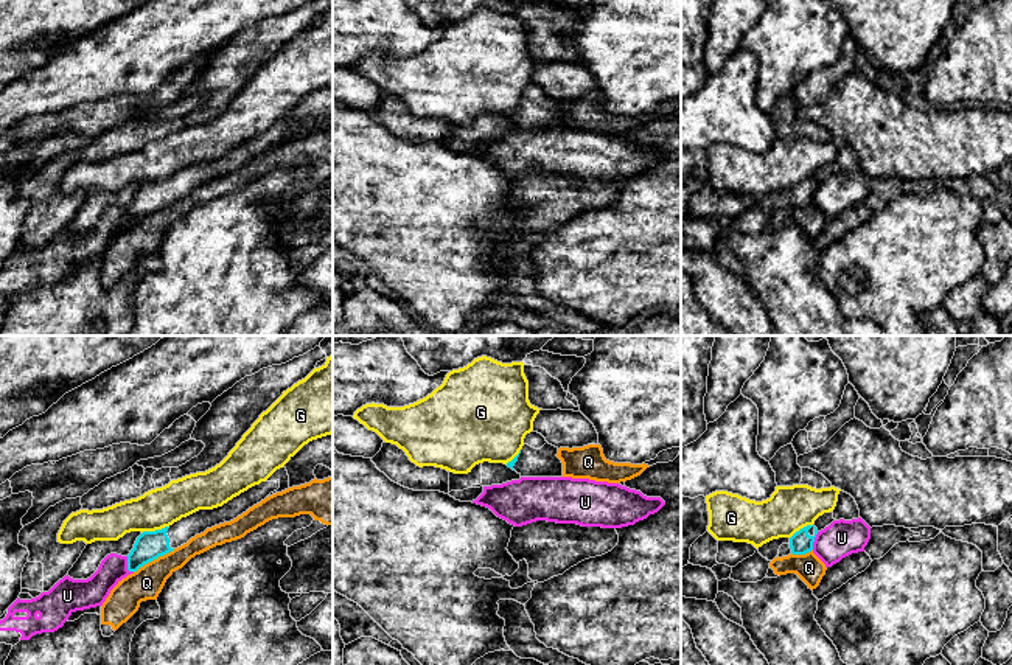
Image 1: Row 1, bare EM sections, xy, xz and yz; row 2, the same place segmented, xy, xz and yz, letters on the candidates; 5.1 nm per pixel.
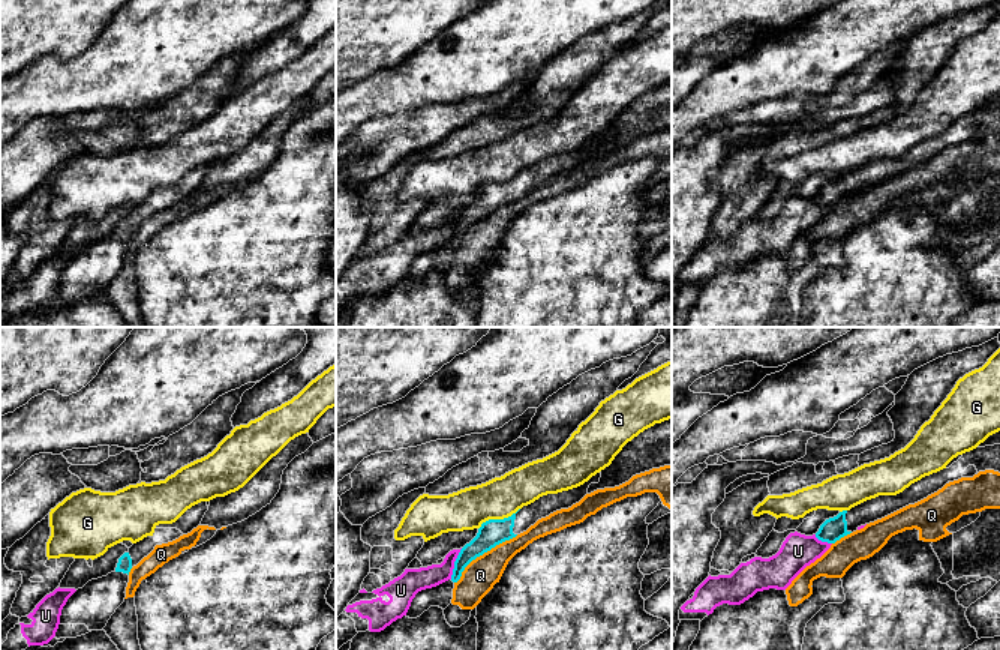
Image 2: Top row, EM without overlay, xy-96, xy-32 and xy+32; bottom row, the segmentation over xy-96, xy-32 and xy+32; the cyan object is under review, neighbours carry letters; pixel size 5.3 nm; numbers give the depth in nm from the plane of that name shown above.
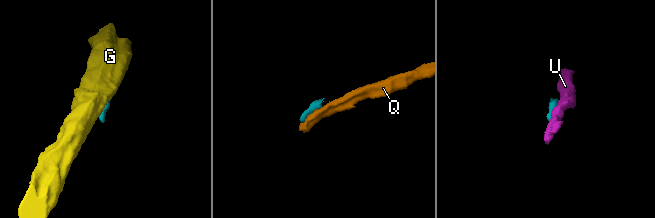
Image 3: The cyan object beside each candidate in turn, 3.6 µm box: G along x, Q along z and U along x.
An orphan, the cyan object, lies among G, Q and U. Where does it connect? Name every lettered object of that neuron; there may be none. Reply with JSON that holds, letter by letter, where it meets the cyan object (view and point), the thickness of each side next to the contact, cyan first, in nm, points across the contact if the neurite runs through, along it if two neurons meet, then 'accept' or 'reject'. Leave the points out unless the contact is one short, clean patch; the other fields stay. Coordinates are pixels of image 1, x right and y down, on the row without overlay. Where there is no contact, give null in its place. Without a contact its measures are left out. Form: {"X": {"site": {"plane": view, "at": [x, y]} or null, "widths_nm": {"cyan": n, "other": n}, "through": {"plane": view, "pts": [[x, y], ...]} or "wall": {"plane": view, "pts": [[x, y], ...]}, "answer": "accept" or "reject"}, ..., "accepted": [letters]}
{"G": {"site": {"plane": "xy", "at": [156, 182]}, "widths_nm": {"cyan": 150, "other": 200}, "wall": {"plane": "xy", "pts": [[168, 177], [142, 185]]}, "answer": "reject"}, "Q": {"site": {"plane": "xy", "at": [154, 210]}, "widths_nm": {"cyan": 150, "other": 170}, "wall": {"plane": "xy", "pts": [[174, 201], [145, 215], [134, 224]]}, "answer": "reject"}, "U": {"site": {"plane": "xy", "at": [128, 218]}, "widths_nm": {"cyan": 150, "other": 150}, "answer": "reject"}, "accepted": []}

